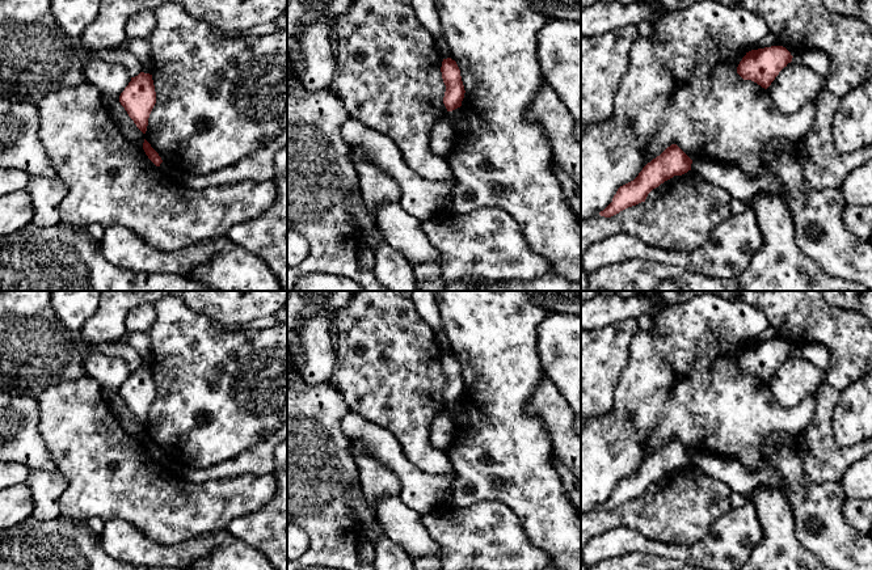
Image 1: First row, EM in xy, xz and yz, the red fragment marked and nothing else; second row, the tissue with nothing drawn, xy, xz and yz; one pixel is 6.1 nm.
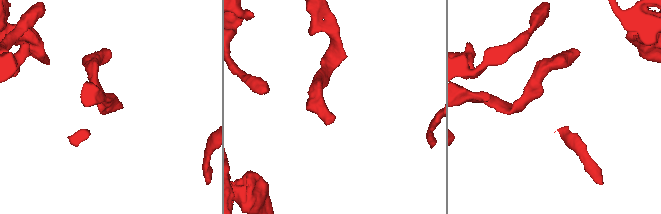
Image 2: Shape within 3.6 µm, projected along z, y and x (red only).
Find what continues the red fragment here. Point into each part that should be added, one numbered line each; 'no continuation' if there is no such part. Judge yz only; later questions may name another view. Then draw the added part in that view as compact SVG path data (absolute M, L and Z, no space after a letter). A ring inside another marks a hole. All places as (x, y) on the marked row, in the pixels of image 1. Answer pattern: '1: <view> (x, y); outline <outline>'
no continuation

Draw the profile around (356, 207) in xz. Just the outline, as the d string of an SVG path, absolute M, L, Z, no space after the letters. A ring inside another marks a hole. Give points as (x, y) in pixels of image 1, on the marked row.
M357 187L349 195L346 211L350 214L359 231L363 233L365 238L370 236L376 223L375 219L367 212L365 207L363 197L359 187Z

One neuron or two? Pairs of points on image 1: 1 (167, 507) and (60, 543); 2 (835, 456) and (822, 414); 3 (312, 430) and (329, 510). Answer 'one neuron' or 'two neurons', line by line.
1: two neurons
2: one neuron
3: one neuron

